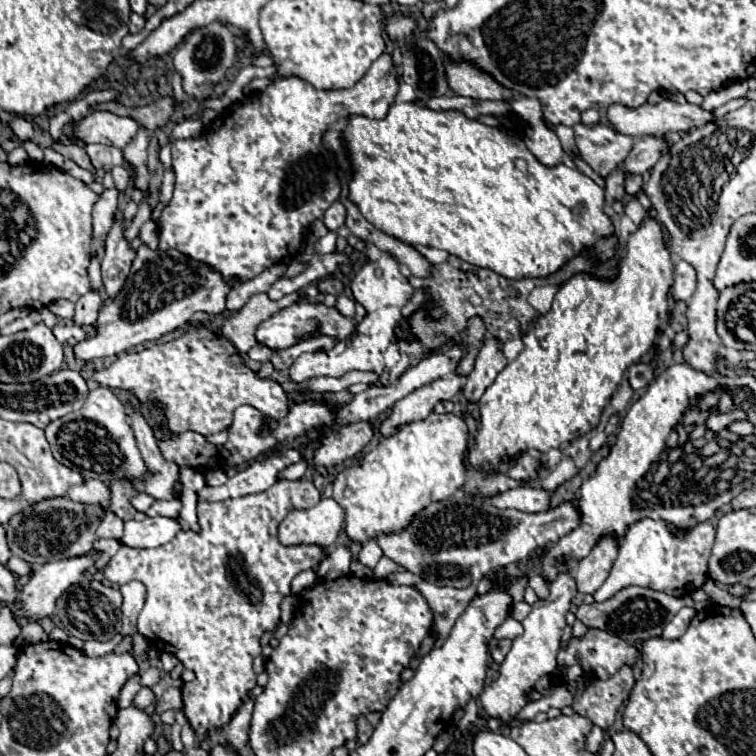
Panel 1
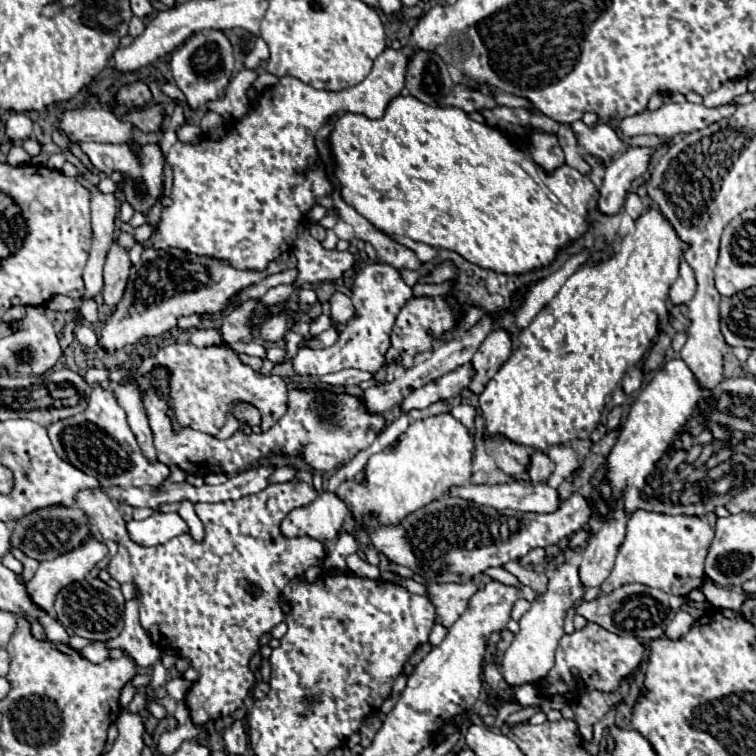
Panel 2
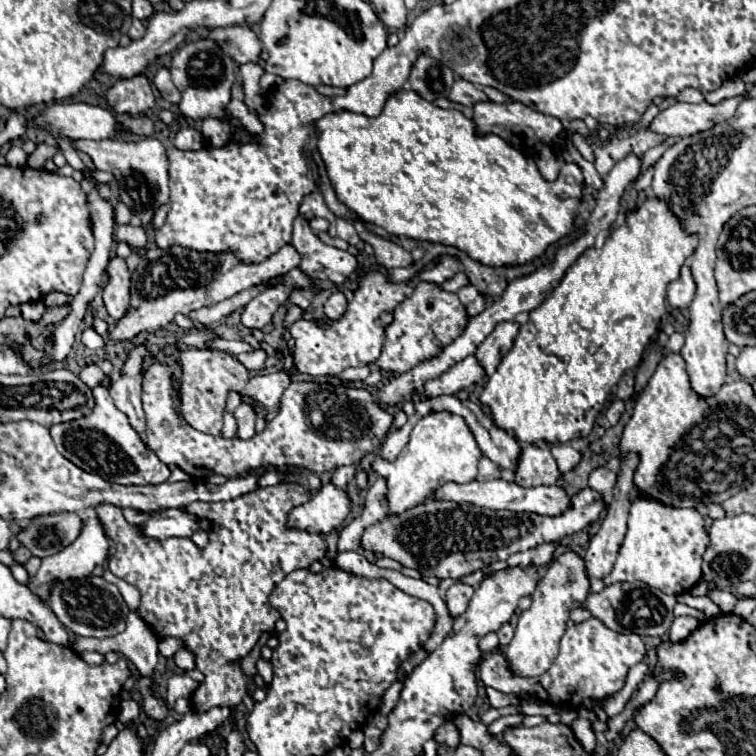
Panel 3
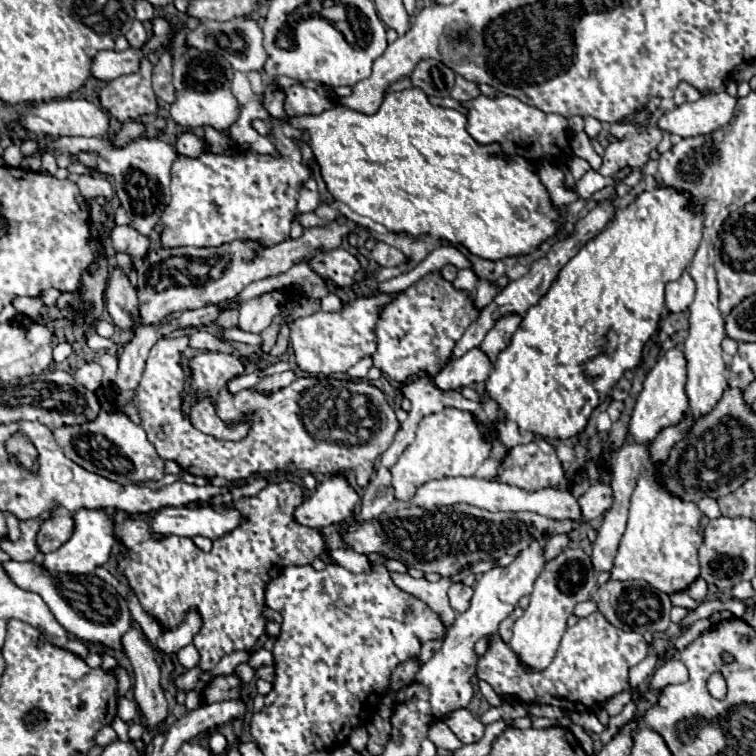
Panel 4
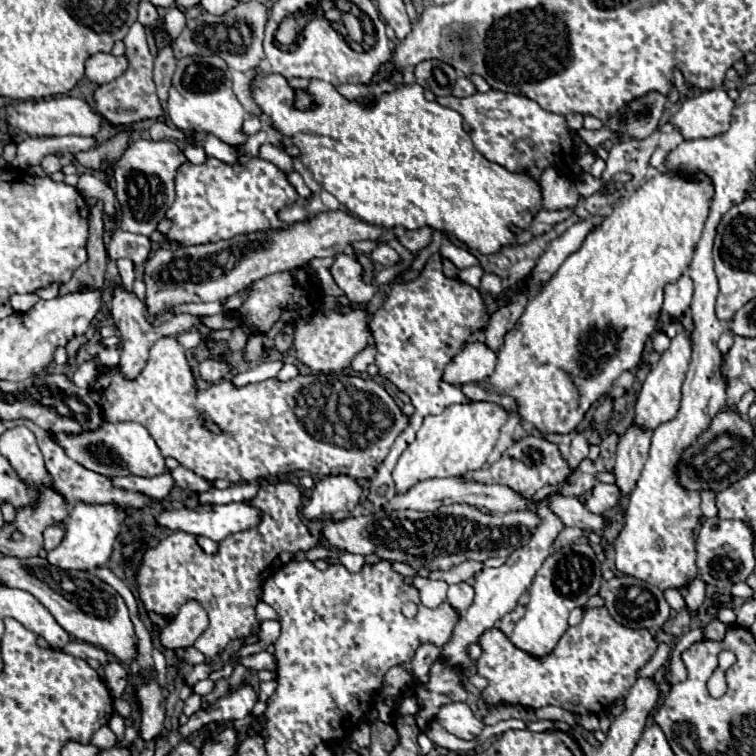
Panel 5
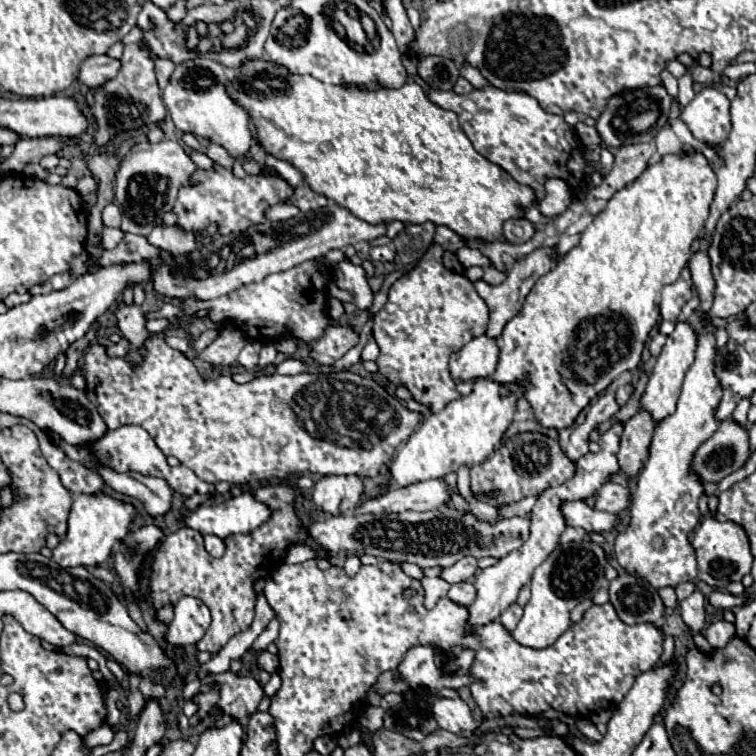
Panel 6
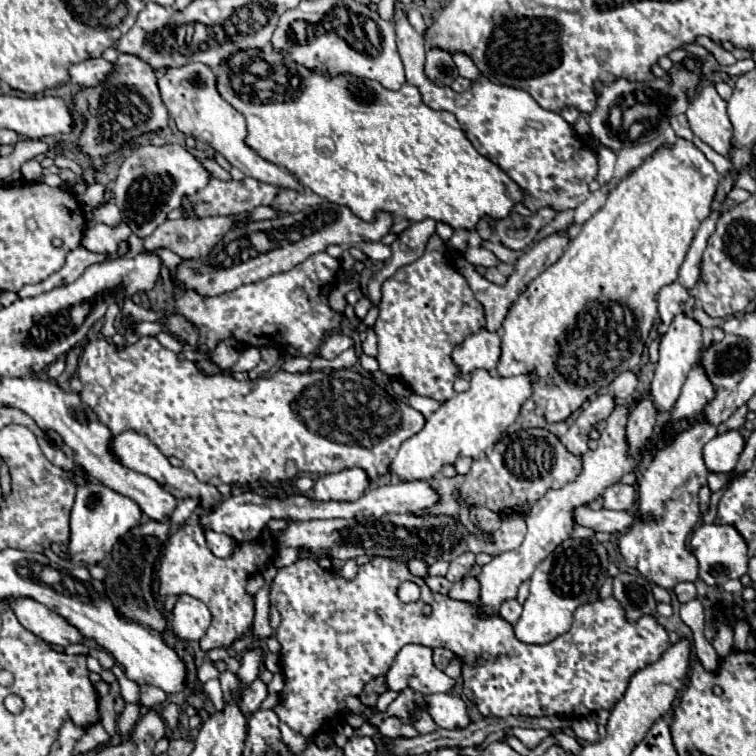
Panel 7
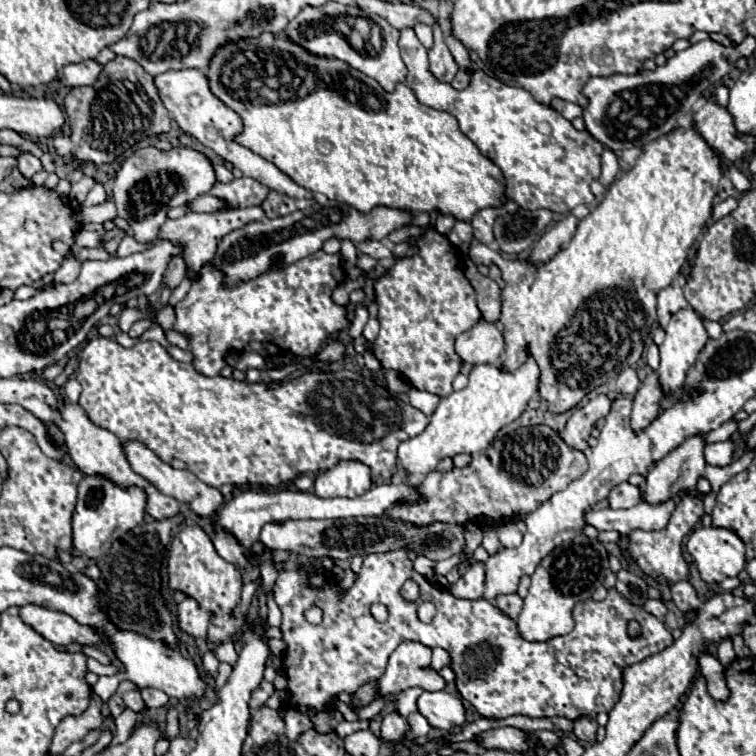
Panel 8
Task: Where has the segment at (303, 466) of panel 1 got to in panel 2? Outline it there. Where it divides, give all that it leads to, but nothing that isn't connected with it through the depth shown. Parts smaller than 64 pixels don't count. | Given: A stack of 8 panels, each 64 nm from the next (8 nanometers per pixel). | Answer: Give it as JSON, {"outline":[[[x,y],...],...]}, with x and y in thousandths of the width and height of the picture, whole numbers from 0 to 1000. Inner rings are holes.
{"outline":[[[372,618],[365,619],[357,631],[357,639],[374,639],[380,636],[386,636],[393,626],[393,622],[386,618]]]}

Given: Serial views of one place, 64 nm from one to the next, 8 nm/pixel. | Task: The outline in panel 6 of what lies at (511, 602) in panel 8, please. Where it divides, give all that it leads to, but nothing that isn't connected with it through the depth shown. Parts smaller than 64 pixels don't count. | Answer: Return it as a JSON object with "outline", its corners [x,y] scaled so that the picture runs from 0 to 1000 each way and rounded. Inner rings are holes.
{"outline":[[[677,799],[677,804],[672,804],[672,807],[659,817],[659,823],[661,823],[672,836],[677,836],[677,833],[683,831],[683,825],[688,823],[688,817],[690,817],[690,804],[688,804],[685,799]]]}

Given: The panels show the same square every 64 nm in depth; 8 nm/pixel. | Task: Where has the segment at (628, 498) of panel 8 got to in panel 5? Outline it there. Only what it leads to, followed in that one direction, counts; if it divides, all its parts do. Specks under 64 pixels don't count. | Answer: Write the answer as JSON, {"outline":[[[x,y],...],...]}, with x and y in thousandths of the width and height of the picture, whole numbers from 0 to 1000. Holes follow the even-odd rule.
{"outline":[[[791,638],[772,664],[775,675],[794,683],[817,672],[817,667],[820,667],[820,653],[817,653],[815,640],[799,640],[799,638]]]}

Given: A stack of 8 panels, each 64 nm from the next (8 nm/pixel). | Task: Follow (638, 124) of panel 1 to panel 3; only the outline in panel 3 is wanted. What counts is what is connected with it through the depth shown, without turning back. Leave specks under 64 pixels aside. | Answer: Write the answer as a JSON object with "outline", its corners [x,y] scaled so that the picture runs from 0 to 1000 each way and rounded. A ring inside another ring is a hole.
{"outline":[[[985,124],[963,130],[947,140],[937,135],[926,135],[926,138],[894,135],[881,146],[876,146],[854,172],[876,180],[915,180],[921,175],[942,169],[950,161],[968,156],[984,127]]]}

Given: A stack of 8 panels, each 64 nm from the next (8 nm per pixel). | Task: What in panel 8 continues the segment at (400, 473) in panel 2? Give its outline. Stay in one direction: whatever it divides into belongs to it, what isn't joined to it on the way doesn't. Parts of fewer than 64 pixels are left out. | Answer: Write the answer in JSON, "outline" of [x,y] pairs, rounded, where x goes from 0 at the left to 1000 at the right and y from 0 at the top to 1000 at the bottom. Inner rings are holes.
{"outline":[[[704,474],[685,492],[664,492],[656,484],[627,484],[622,492],[622,505],[614,516],[598,519],[582,526],[577,545],[561,571],[537,582],[526,593],[526,616],[540,627],[569,627],[577,622],[579,611],[587,606],[601,606],[603,601],[630,601],[643,595],[659,569],[680,558],[698,537],[698,529],[709,521],[714,489]]]}

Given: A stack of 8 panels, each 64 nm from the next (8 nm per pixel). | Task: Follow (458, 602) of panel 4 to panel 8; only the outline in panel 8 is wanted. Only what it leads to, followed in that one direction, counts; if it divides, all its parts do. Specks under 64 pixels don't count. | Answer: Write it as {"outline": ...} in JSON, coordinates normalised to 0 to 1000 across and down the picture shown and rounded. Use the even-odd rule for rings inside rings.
{"outline":[[[622,743],[616,757],[608,762],[608,767],[603,772],[598,772],[595,786],[601,791],[632,794],[632,791],[638,791],[638,783],[640,783],[640,746]]]}

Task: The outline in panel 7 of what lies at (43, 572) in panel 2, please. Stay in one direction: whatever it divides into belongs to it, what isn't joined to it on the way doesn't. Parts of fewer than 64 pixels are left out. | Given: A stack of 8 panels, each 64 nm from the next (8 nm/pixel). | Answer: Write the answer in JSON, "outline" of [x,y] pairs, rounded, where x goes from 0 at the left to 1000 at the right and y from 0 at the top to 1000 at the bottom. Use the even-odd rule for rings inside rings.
{"outline":[[[122,638],[103,643],[101,664],[93,677],[93,717],[85,722],[85,738],[90,738],[93,743],[130,746],[140,738],[140,733],[146,733],[156,712],[161,712],[172,698],[183,693],[185,683],[188,675],[177,661],[148,651],[138,640]]]}

